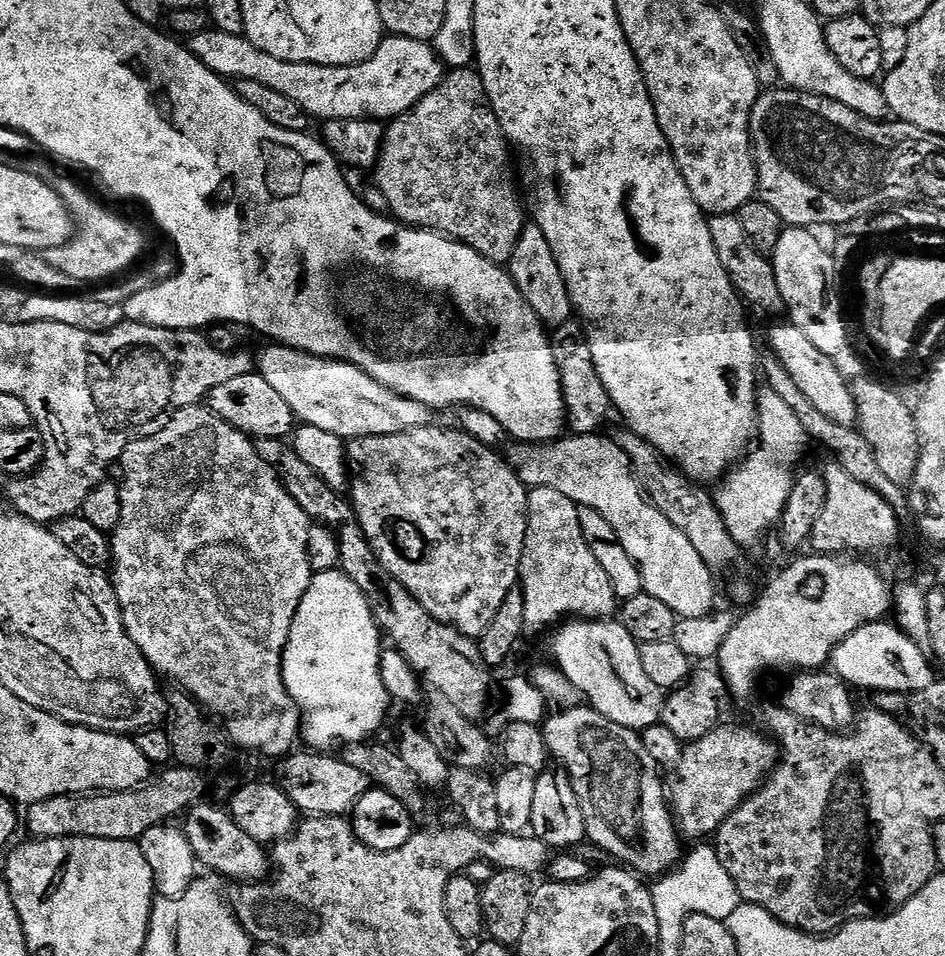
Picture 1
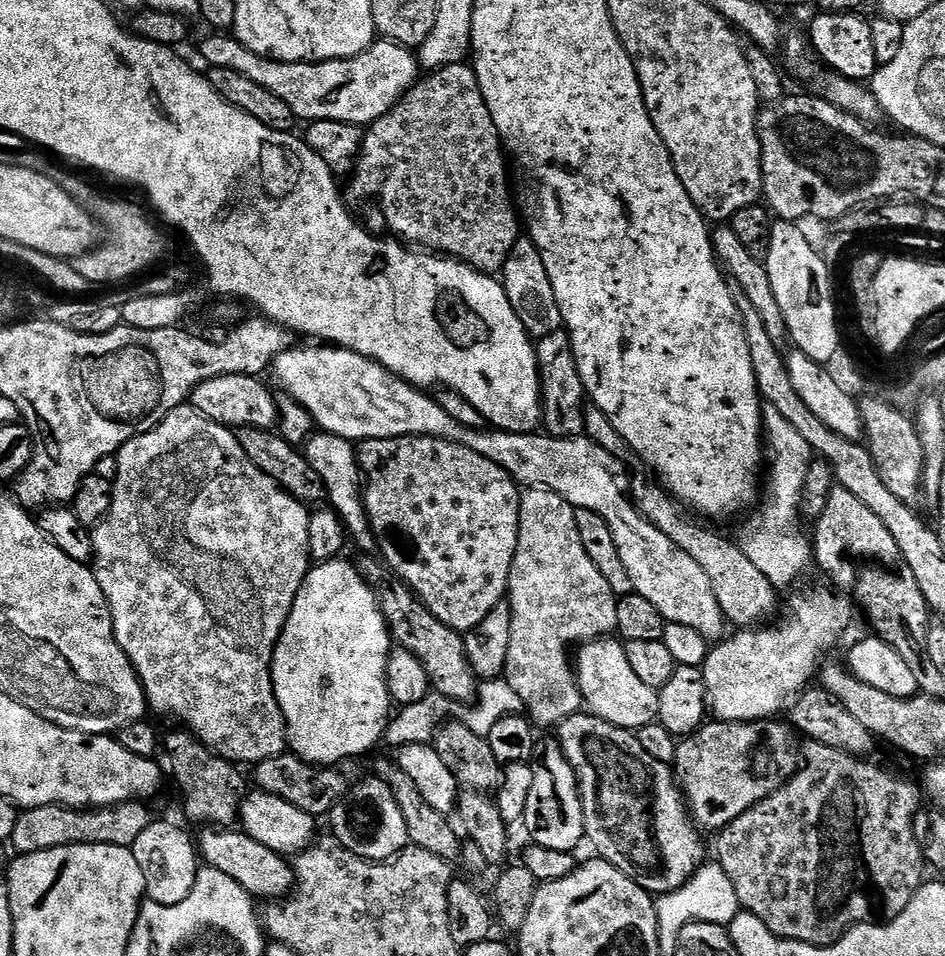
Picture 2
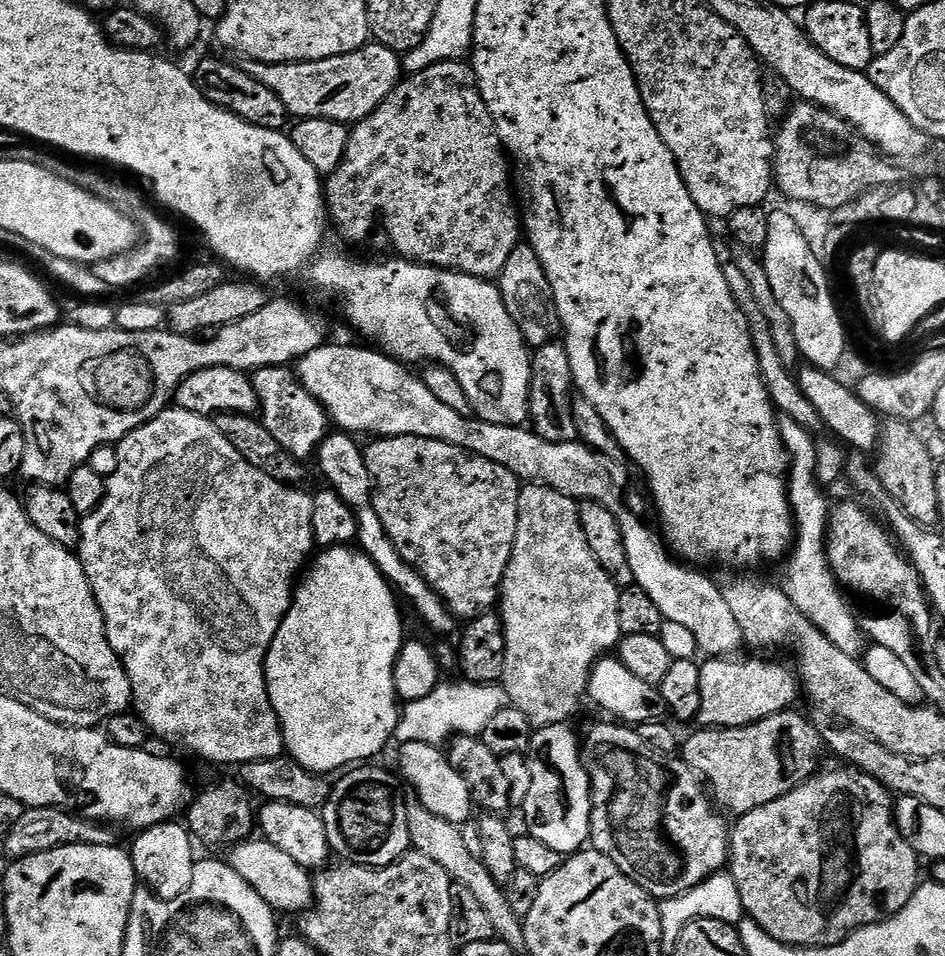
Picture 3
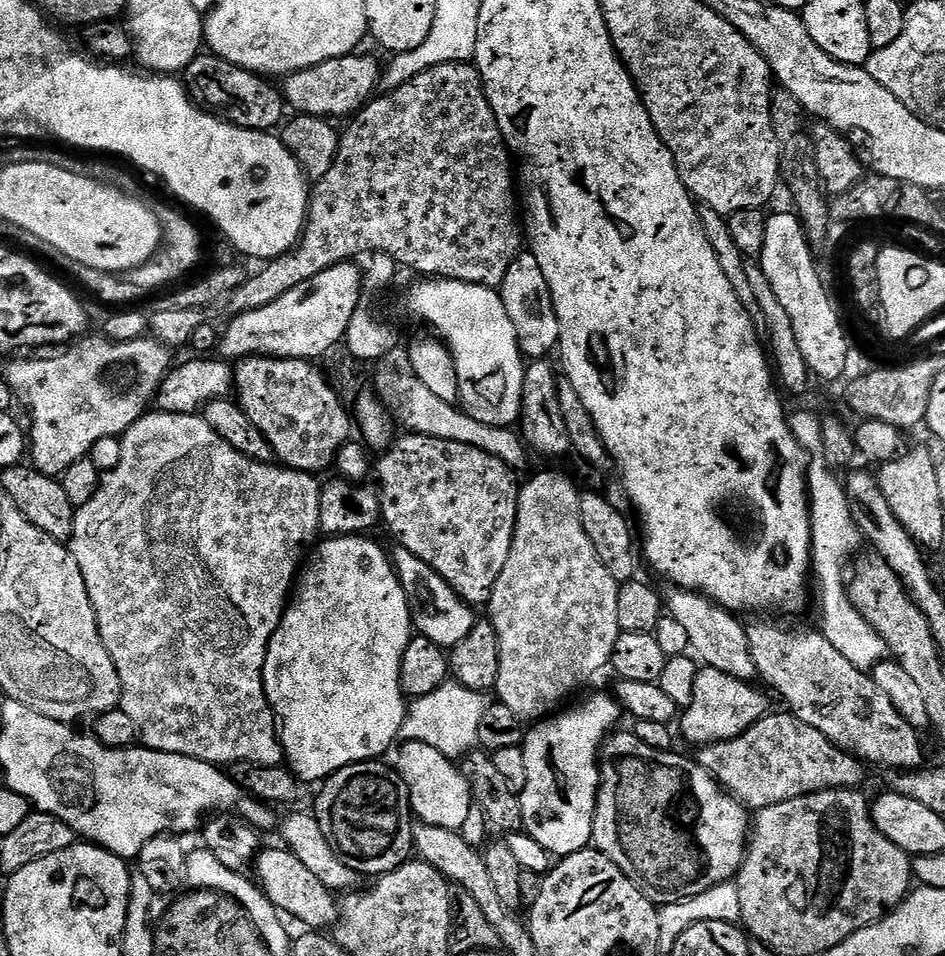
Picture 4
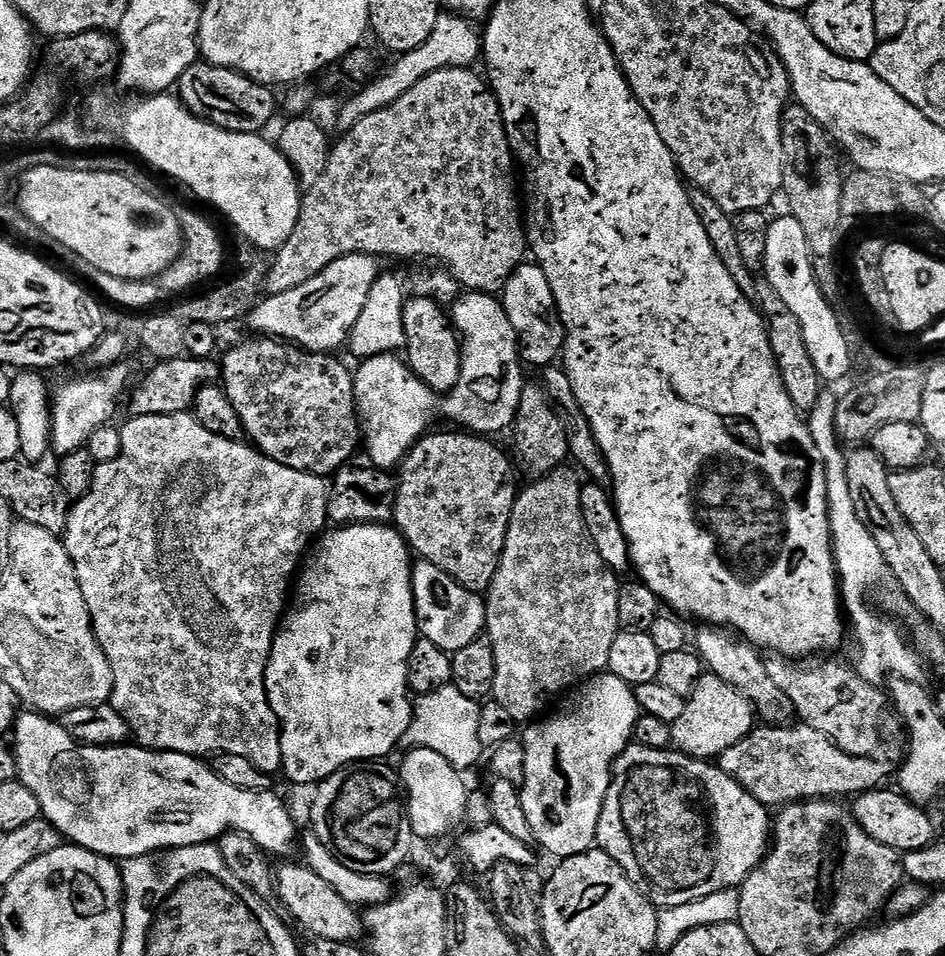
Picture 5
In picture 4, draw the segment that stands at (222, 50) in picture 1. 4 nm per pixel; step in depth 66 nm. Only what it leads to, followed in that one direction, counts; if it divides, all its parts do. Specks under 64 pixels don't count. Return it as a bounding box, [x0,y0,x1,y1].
[282,55,382,118]

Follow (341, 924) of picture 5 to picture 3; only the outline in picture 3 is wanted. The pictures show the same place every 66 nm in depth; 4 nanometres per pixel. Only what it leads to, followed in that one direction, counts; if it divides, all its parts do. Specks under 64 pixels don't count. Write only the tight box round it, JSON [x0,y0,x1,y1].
[226,838,316,914]

